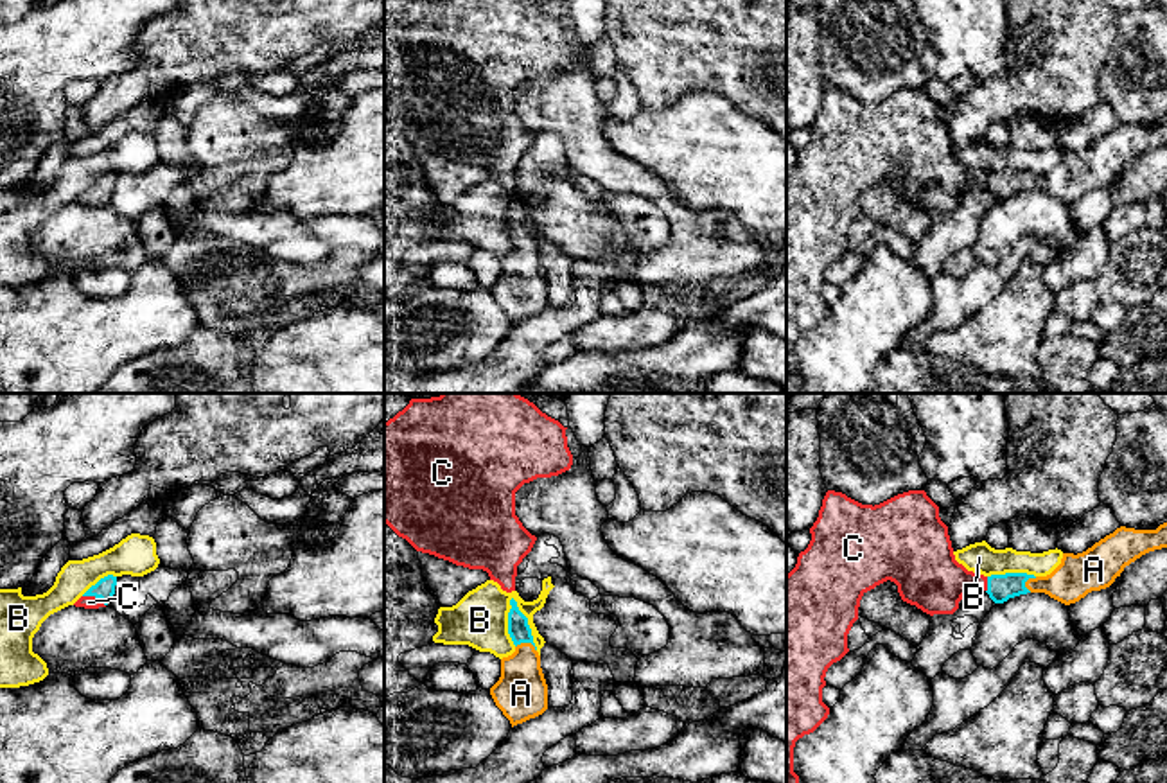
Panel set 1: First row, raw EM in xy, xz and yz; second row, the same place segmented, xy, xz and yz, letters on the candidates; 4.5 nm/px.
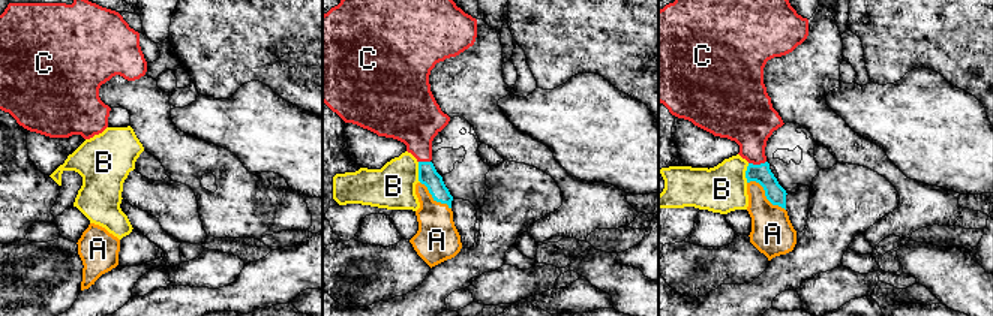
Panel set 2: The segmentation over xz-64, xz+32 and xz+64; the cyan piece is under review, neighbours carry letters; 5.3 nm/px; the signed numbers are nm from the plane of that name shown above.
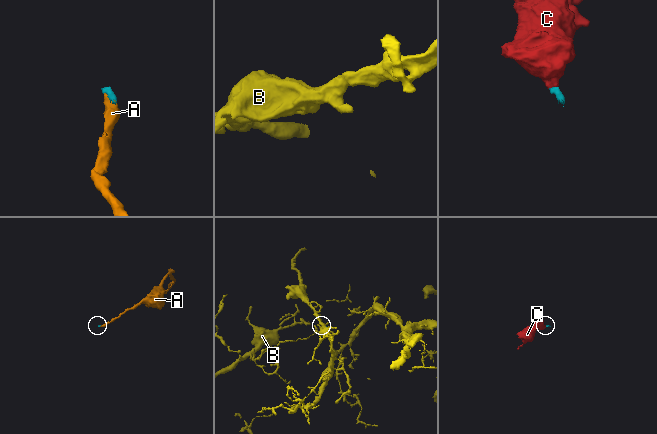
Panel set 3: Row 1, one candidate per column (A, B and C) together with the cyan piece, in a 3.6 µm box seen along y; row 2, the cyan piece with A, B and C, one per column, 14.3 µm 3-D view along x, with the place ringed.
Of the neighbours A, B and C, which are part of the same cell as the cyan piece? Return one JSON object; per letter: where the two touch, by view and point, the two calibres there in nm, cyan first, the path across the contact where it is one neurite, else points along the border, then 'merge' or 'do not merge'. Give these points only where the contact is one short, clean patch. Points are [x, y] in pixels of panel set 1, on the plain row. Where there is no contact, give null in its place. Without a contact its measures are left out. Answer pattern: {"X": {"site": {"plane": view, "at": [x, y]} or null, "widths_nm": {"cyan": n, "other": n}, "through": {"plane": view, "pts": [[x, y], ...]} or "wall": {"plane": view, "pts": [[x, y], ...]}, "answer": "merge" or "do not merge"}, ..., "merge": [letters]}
{"A": {"site": {"plane": "xz", "at": [526, 239]}, "widths_nm": {"cyan": 100, "other": 240}, "through": {"plane": "xz", "pts": [[519, 228], [526, 239], [521, 291]]}, "answer": "merge"}, "B": {"site": {"plane": "xz", "at": [526, 221]}, "widths_nm": {"cyan": 100, "other": 260}, "wall": {"plane": "xz", "pts": [[512, 194], [526, 216], [537, 246]]}, "answer": "do not merge"}, "C": {"site": {"plane": "xy", "at": [96, 194]}, "widths_nm": {"cyan": 90, "other": 60}, "through": {"plane": "xy", "pts": [[105, 187], [96, 194], [88, 200]]}, "answer": "merge"}, "merge": ["A", "C"]}

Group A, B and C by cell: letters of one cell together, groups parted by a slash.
A C / B

